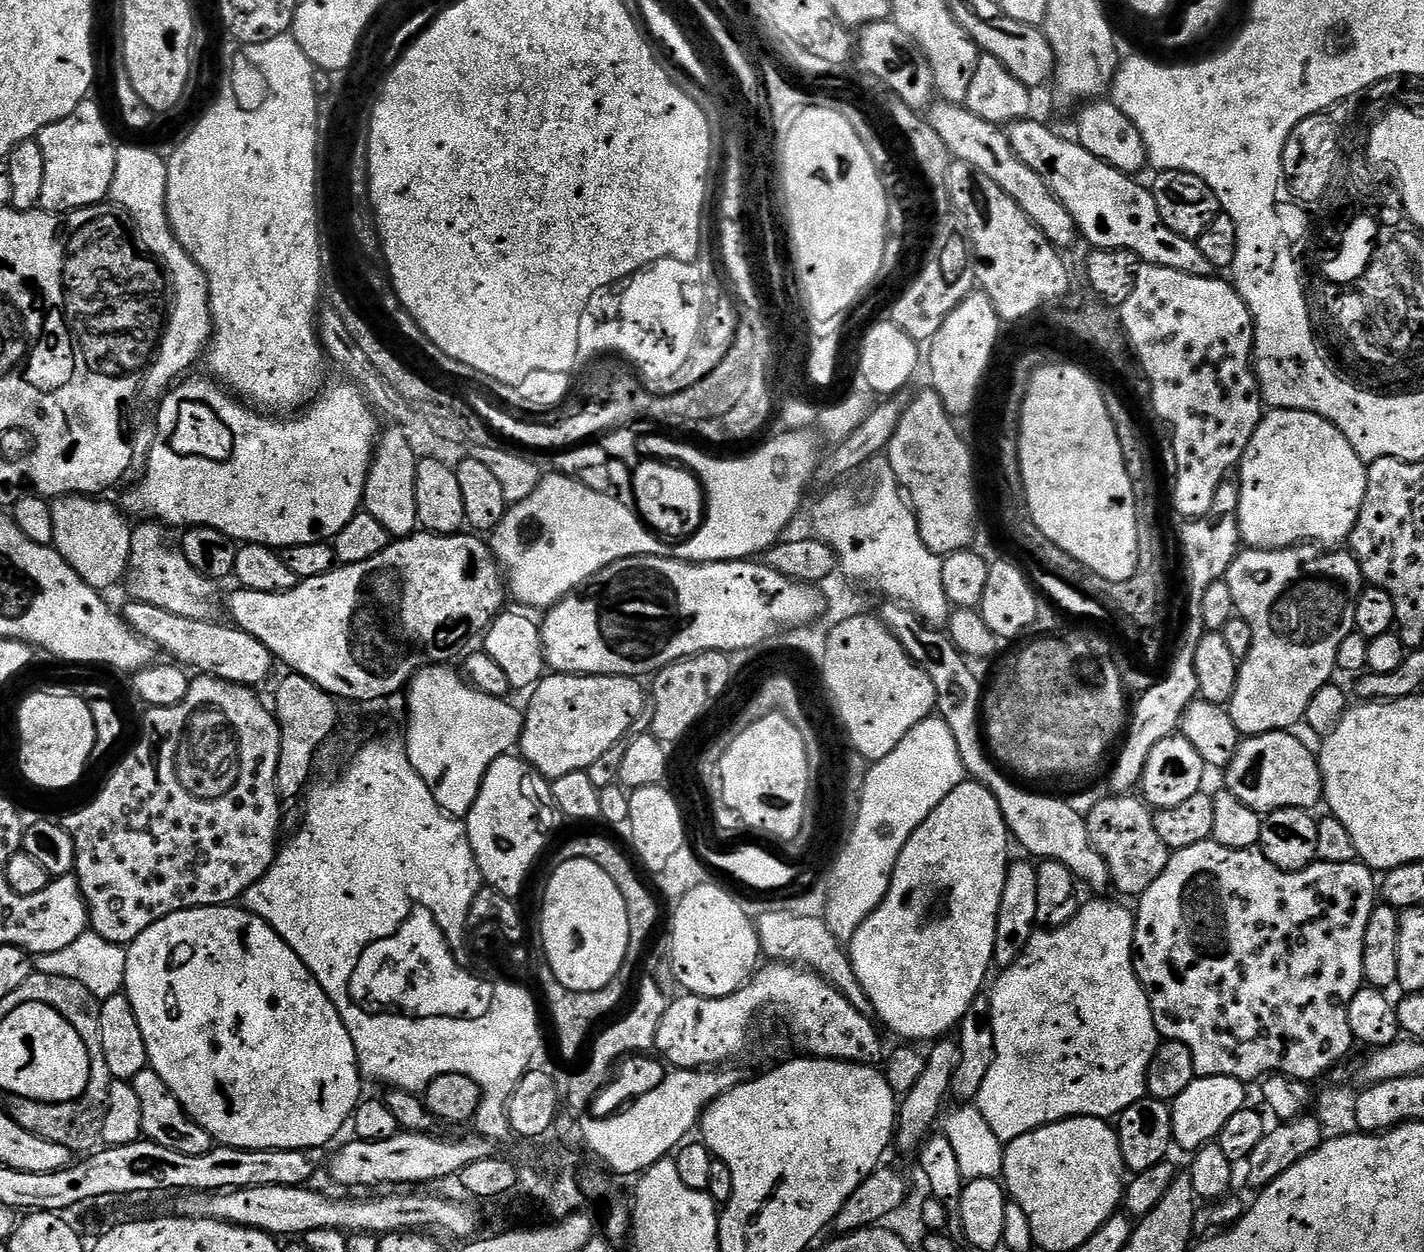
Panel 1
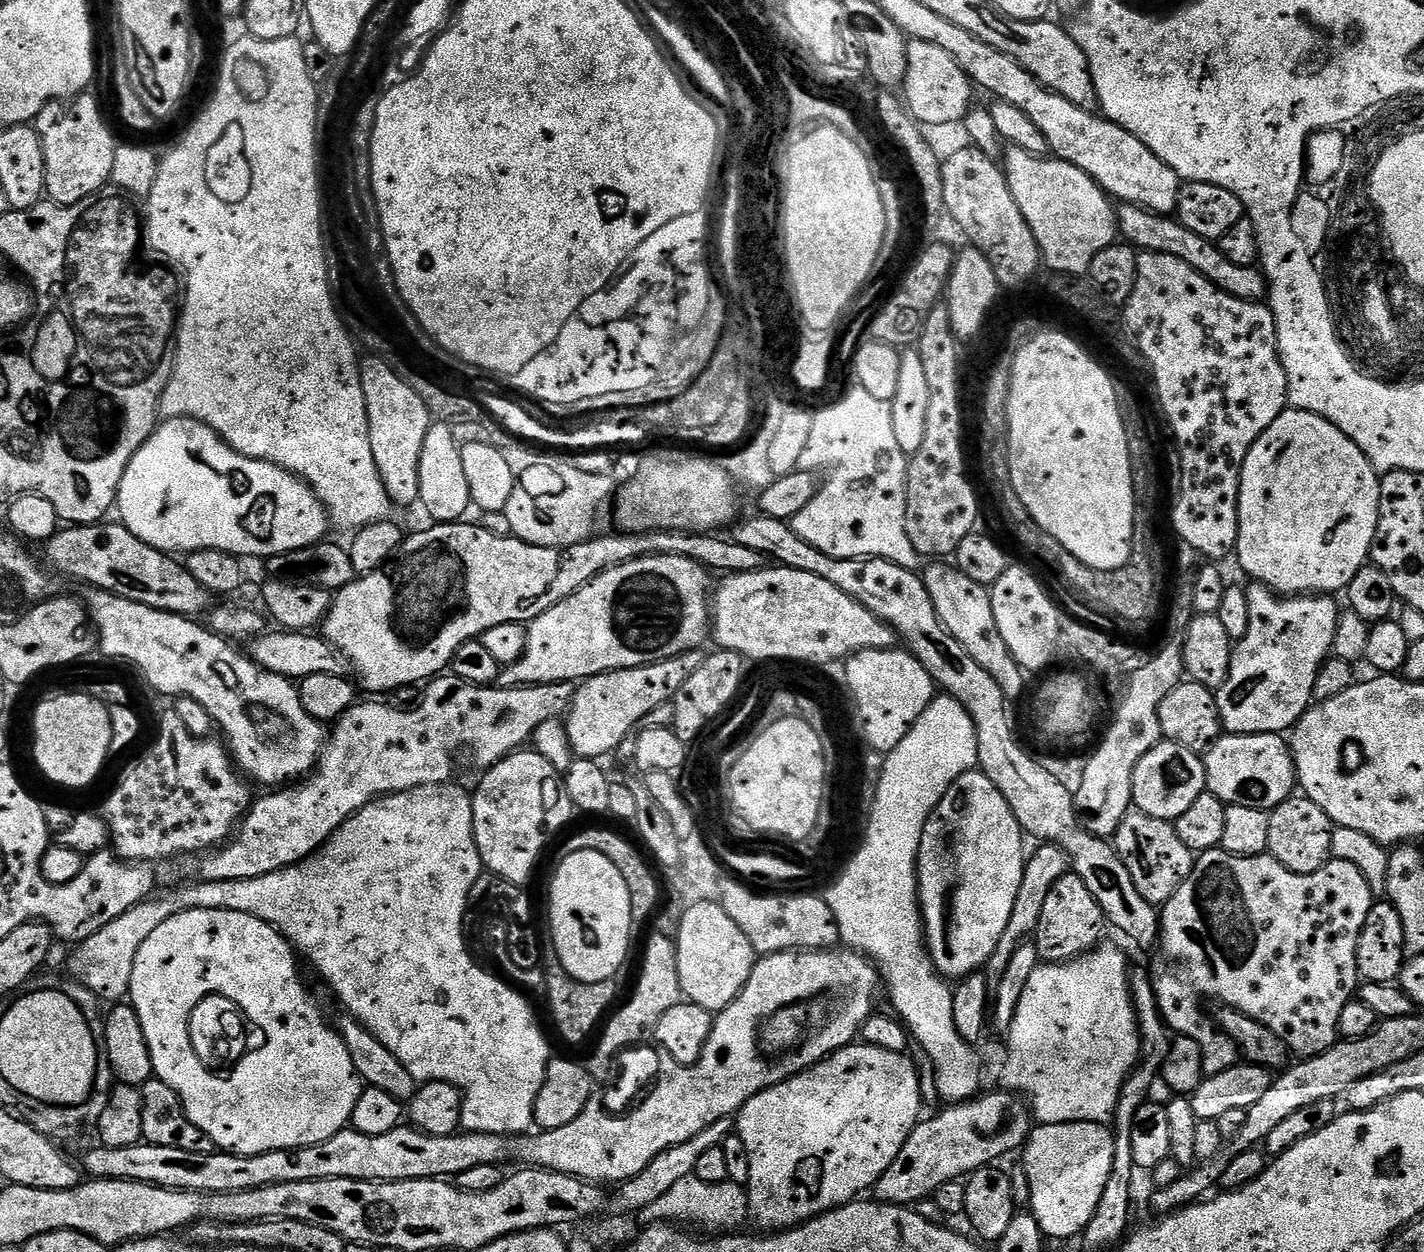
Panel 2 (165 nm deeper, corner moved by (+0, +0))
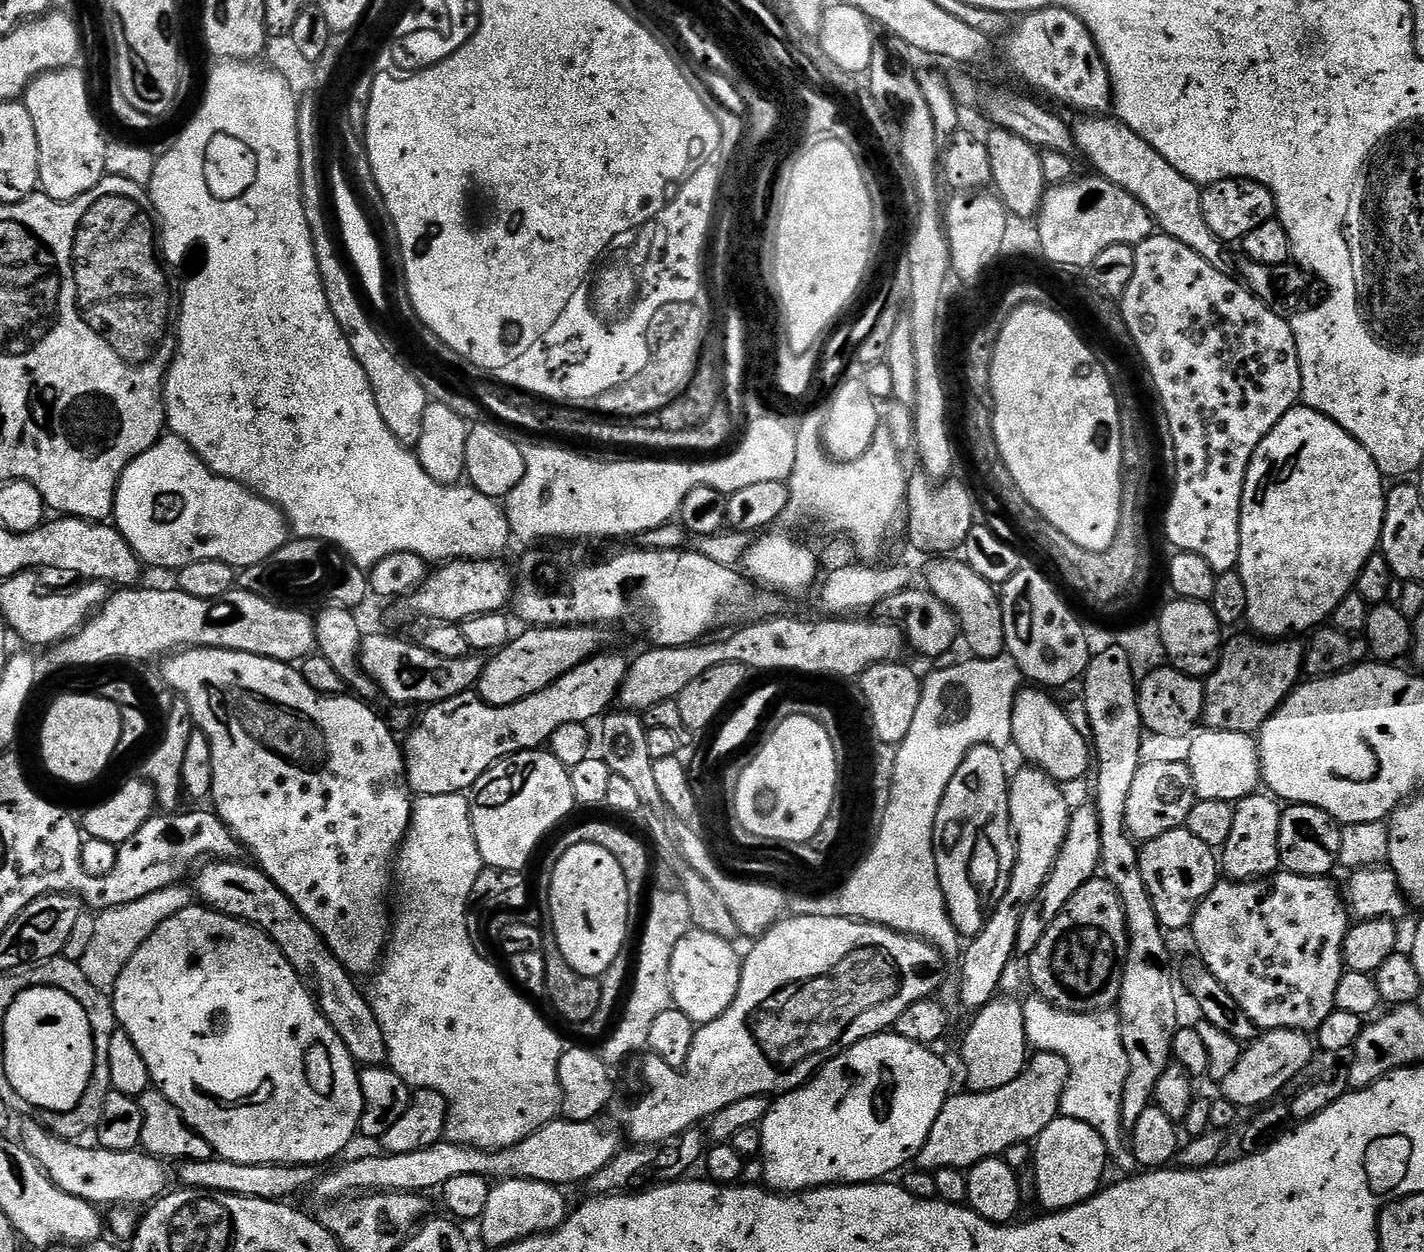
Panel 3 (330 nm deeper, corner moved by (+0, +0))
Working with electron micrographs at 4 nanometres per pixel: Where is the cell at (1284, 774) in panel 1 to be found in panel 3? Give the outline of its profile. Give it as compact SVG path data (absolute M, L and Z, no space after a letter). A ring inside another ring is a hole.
M1197 731L1191 737L1192 745L1189 746L1186 757L1197 797L1201 800L1235 802L1253 795L1262 784L1257 737L1246 732L1203 731Z

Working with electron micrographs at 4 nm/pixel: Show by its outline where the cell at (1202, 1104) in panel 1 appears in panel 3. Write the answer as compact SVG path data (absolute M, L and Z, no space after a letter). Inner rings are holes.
M1292 1028L1274 1029L1257 1035L1256 1039L1241 1051L1234 1070L1226 1074L1222 1082L1223 1099L1234 1102L1240 1110L1256 1110L1275 1101L1279 1097L1276 1095L1287 1086L1288 1080L1294 1079L1311 1062L1312 1044L1314 1048L1313 1037L1307 1031Z

